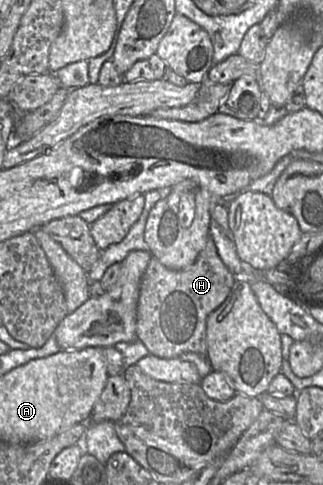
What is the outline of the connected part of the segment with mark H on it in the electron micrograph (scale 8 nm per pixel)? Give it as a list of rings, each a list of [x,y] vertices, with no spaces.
[[[211,237],[200,251],[195,262],[187,269],[172,270],[165,267],[152,256],[140,284],[137,305],[136,335],[148,349],[149,355],[170,359],[180,357],[187,352],[207,356],[206,320],[210,313],[225,302],[236,281],[218,255],[217,248]]]

